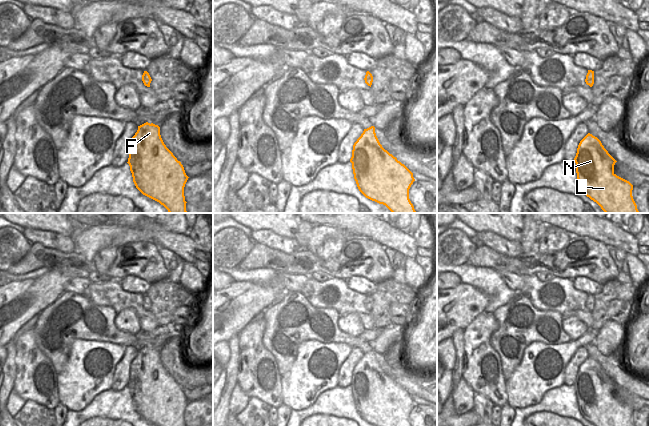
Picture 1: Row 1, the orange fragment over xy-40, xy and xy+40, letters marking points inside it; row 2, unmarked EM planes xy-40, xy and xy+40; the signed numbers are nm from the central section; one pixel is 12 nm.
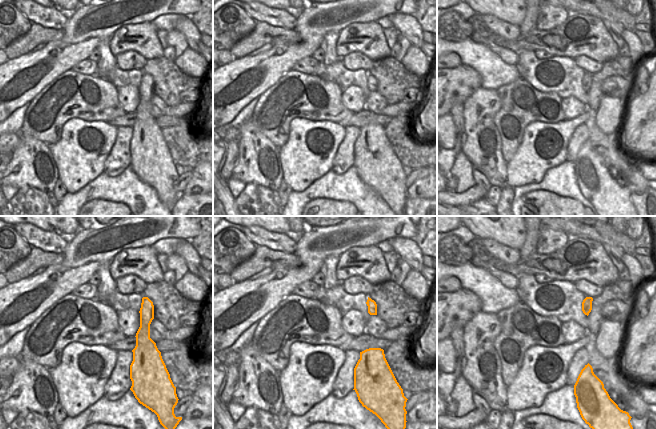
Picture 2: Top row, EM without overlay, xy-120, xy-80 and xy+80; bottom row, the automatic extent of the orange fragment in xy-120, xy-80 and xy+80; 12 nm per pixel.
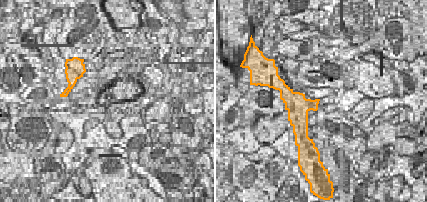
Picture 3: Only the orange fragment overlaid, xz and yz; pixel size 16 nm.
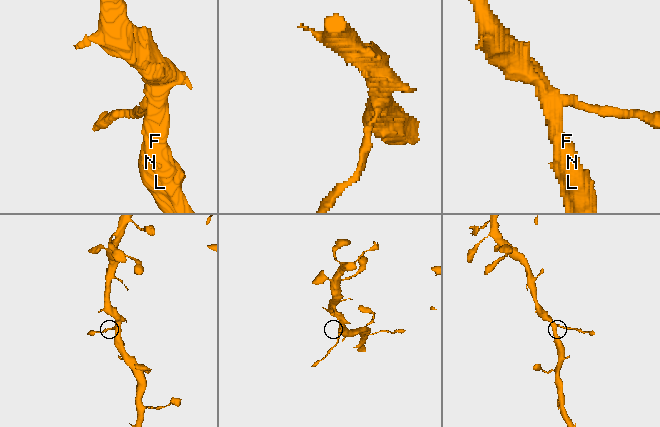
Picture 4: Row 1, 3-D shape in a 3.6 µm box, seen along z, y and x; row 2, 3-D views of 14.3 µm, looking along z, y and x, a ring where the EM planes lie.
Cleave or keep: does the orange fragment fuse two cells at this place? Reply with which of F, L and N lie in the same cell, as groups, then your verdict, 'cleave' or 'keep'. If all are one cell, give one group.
F L N; keep

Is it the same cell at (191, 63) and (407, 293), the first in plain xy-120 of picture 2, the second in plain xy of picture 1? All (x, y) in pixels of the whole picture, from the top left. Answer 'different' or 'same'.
different

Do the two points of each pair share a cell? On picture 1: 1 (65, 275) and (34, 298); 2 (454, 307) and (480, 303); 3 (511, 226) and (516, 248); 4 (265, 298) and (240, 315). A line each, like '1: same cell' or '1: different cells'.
1: same cell
2: same cell
3: different cells
4: same cell

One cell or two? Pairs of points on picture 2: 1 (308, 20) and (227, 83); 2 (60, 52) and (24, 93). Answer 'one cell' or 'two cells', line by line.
1: one cell
2: one cell

